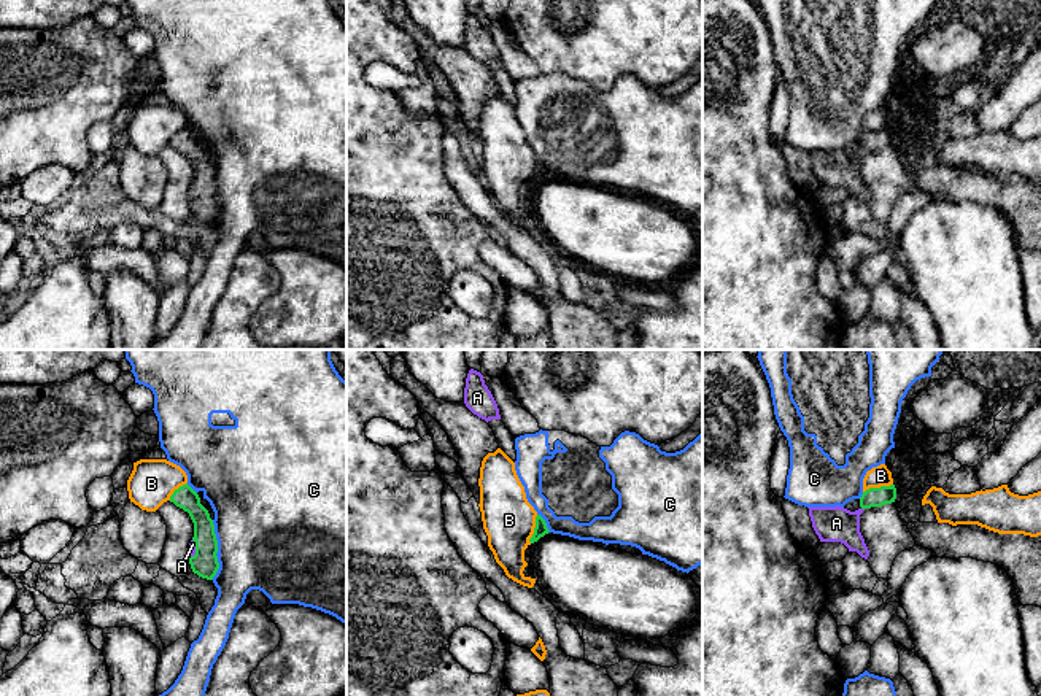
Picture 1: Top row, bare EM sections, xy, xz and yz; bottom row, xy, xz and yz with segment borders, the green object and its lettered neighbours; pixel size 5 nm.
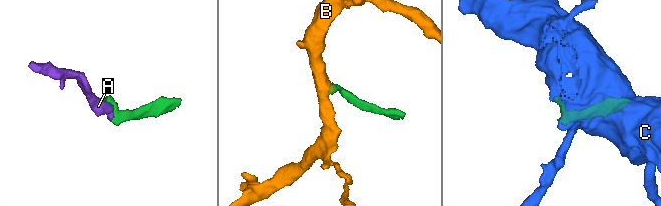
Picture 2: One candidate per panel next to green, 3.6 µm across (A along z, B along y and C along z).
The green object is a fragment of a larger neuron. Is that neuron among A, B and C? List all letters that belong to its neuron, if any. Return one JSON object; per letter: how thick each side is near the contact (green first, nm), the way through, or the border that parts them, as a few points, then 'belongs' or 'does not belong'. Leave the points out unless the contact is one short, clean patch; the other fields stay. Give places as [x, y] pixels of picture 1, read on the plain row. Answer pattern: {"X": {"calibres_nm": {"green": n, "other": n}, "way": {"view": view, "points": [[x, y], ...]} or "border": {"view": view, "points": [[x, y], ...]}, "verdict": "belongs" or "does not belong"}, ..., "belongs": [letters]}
{"A": {"calibres_nm": {"green": 140, "other": 30}, "way": {"view": "xy", "points": [[204, 207], [204, 201], [196, 193], [193, 188]]}, "verdict": "belongs"}, "B": {"calibres_nm": {"green": 100, "other": 100}, "border": {"view": "yz", "points": [[892, 127], [870, 131], [863, 137]]}, "verdict": "does not belong"}, "C": {"calibres_nm": {"green": 140, "other": 480}, "verdict": "does not belong"}, "belongs": ["A"]}

